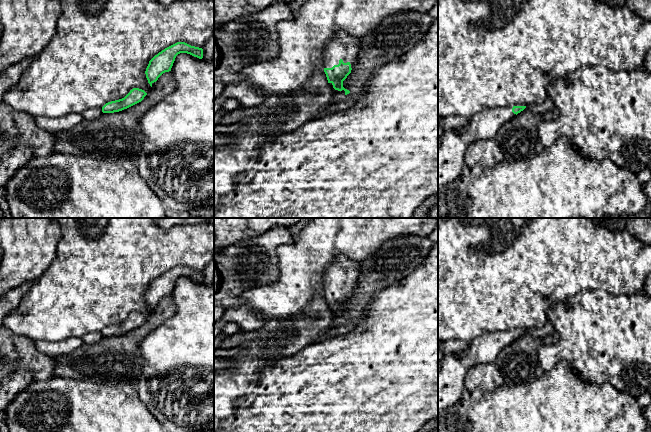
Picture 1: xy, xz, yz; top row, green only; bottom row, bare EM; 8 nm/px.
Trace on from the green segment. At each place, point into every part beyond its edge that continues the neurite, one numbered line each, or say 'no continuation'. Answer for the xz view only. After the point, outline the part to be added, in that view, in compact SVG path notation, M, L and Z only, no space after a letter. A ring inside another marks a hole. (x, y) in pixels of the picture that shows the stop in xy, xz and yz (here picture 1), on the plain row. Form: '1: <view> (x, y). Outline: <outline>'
1: xz (343, 270). Outline: M341 256L325 266L325 274L323 276L325 281L324 292L332 292L334 289L338 289L340 283L344 287L349 286L352 292L356 286L358 275L357 263Z

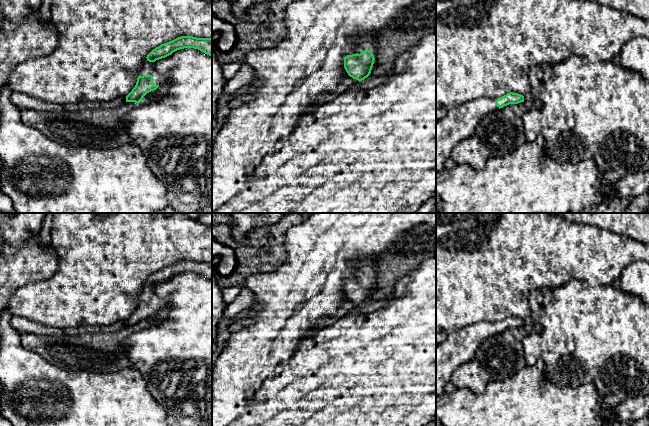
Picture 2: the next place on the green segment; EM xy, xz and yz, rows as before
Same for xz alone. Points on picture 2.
1: xz (365, 268). Outline: M367 260L363 261L359 268L357 269L358 278L360 278L364 274L369 274L373 277L374 282L376 281L375 278L375 269L369 264Z

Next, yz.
1: yz (460, 346). Outline: M481 321L462 329L455 331L447 336L447 338L438 346L436 346L436 397L443 394L445 385L451 381L453 371L461 364L474 358L480 344L487 338L499 333L496 329L498 322Z

